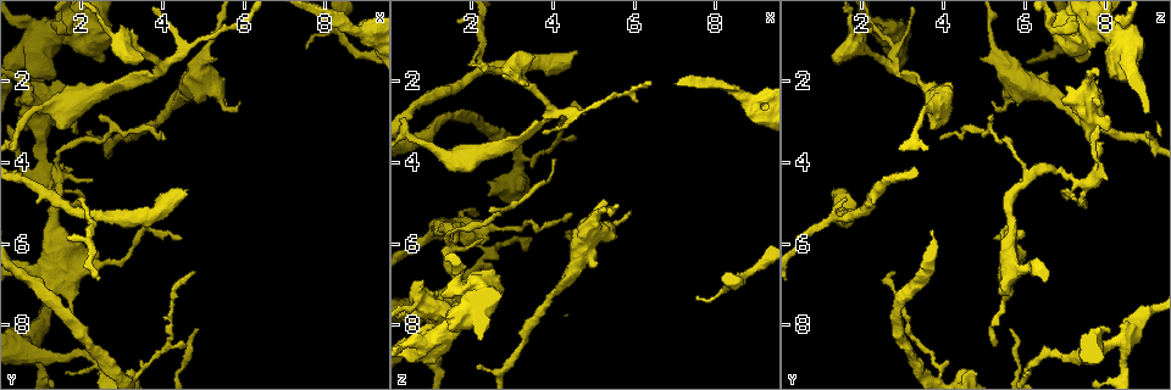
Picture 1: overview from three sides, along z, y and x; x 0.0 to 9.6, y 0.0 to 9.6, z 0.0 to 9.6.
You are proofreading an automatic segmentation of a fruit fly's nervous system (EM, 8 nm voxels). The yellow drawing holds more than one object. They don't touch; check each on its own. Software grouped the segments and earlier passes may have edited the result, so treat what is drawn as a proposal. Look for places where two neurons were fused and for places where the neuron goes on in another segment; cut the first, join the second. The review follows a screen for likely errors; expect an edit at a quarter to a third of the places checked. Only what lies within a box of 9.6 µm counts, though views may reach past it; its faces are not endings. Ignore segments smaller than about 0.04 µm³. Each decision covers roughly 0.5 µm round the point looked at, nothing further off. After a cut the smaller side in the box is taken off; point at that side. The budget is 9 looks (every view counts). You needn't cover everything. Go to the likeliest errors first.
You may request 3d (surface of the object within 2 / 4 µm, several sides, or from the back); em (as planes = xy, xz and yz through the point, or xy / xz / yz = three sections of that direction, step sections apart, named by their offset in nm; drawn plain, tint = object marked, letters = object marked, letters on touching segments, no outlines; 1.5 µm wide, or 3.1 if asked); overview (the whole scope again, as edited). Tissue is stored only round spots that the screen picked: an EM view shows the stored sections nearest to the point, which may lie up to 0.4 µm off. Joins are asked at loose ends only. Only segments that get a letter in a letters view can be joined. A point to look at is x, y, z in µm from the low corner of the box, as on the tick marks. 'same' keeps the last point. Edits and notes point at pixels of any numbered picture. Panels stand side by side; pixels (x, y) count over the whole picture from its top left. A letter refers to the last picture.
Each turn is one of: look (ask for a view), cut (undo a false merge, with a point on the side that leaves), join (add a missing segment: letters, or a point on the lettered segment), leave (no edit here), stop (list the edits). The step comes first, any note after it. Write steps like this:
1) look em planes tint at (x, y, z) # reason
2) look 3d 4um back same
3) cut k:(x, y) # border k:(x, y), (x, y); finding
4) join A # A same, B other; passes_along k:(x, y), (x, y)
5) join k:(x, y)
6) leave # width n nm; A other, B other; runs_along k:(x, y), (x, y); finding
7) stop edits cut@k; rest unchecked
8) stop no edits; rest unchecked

look em planes letters at (4.60, 4.70, 1.35) # an open end

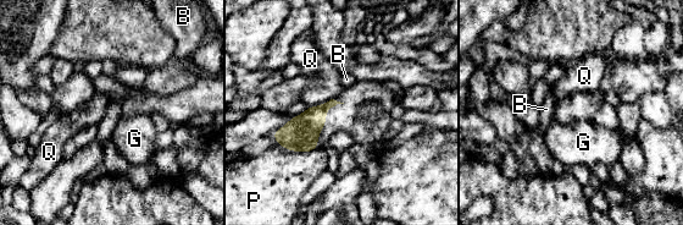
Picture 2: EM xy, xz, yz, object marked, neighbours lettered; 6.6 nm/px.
leave # B other, G other, P other, Q other; none of them fits

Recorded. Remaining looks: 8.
look em planes letters at (2.20, 5.30, 1.70) # three-way junction

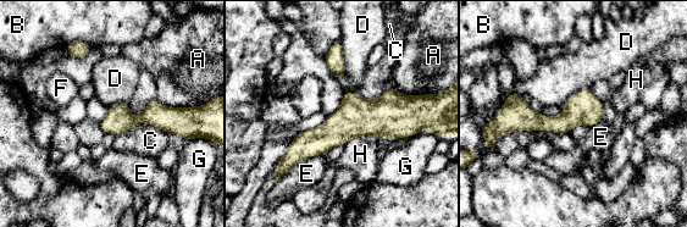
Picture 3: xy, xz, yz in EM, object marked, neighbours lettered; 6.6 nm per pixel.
leave # width 160 nm; A other, B other, C other, D other, E other, F other, G other, H other; runs_along 3:(415, 111), (353, 117), (284, 161); one neuron here

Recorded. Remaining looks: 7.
look 3d 2um back at (4.50, 8.45, 3.35) # free end

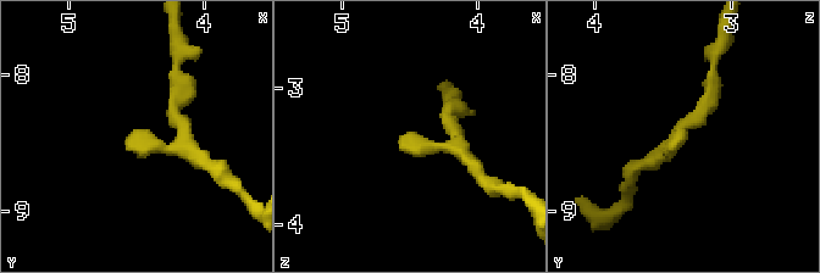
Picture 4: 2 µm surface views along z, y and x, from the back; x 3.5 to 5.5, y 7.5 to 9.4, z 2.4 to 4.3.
look em planes letters at (4.54, 8.44, 3.38)

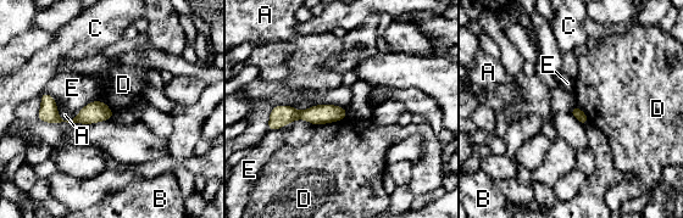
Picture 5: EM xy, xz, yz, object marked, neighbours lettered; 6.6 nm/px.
leave # longest_contact D 240 nm; A other, B other, C other, D other, E other; runs_along 5:(344, 112), (282, 115), (271, 122); none of them fits

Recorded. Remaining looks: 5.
look em planes letters at (5.10, 1.25, 5.25)

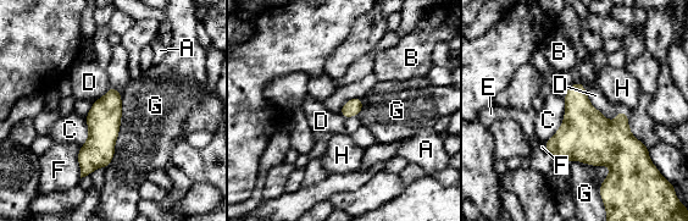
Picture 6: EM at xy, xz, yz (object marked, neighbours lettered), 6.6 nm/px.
leave # width 220 nm; A other, B other, C other, D other, E other, F other, G other, H other; one neuron here

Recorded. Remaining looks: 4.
stop no edits; rest unchecked

